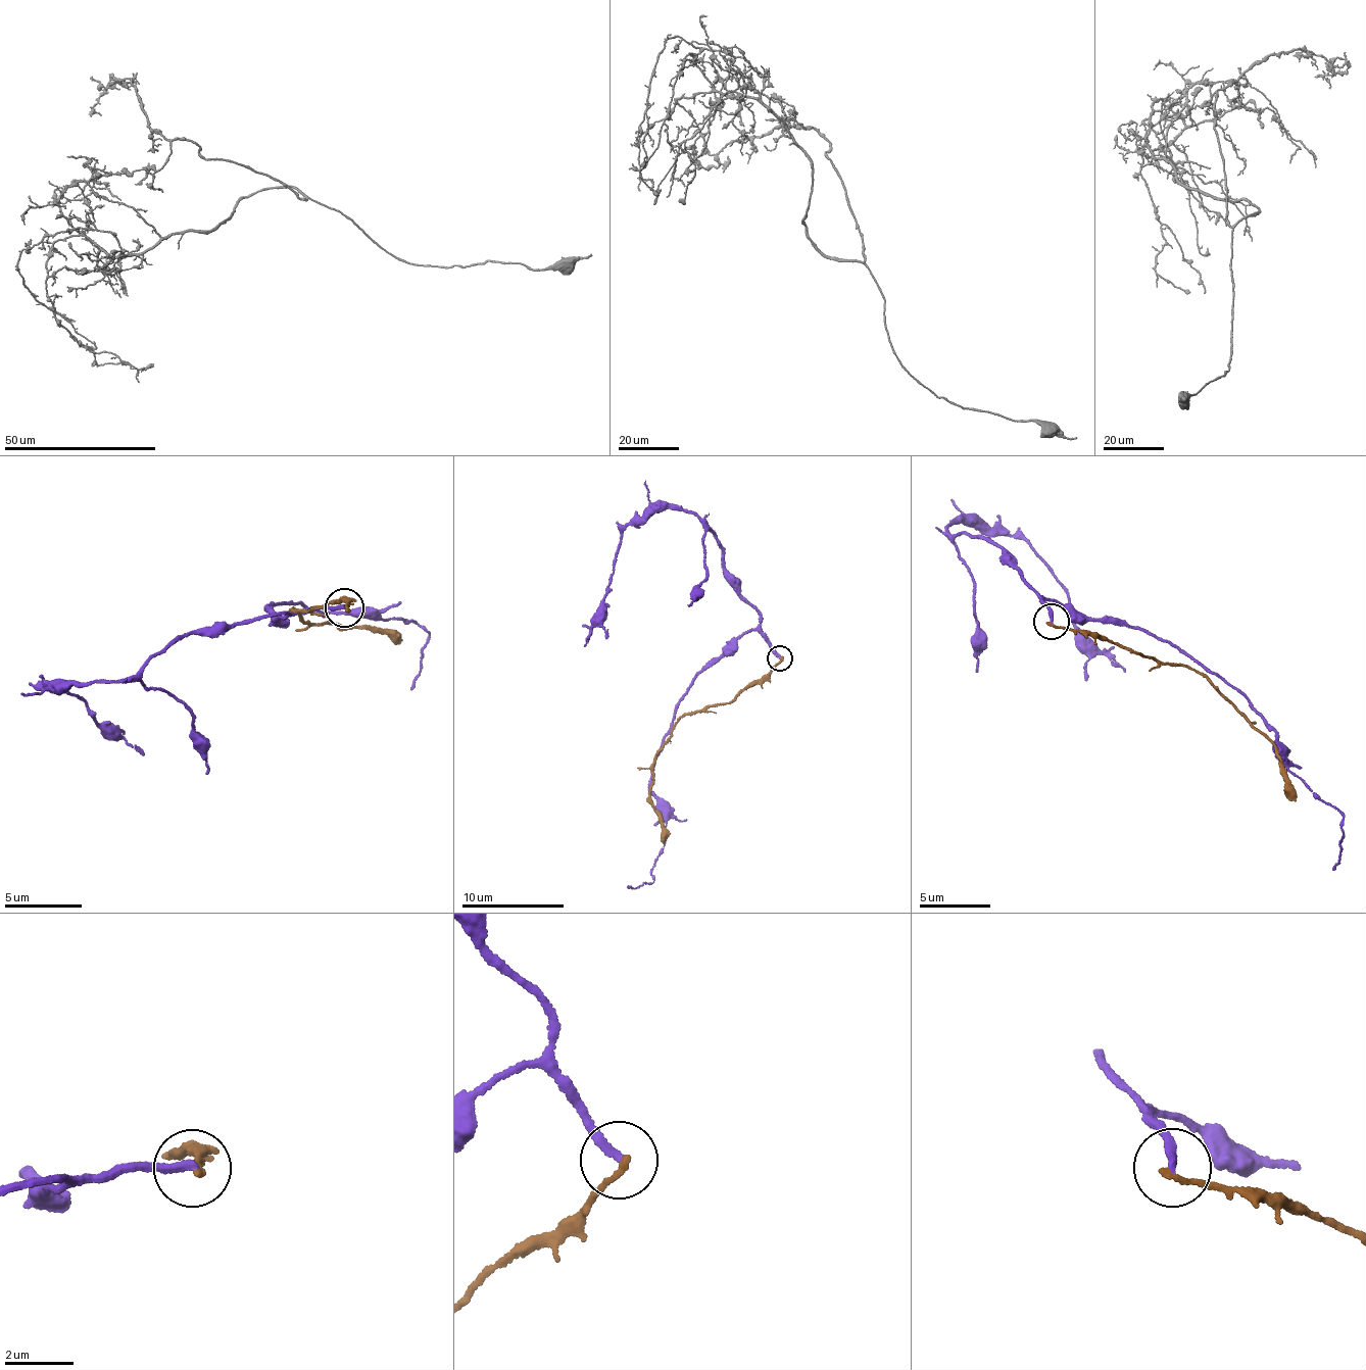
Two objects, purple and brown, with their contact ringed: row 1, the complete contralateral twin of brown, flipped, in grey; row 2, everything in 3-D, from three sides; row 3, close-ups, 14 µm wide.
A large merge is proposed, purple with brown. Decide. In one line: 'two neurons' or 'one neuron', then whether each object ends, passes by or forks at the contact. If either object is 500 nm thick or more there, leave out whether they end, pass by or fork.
two neurons; purple ends there; brown ends there

